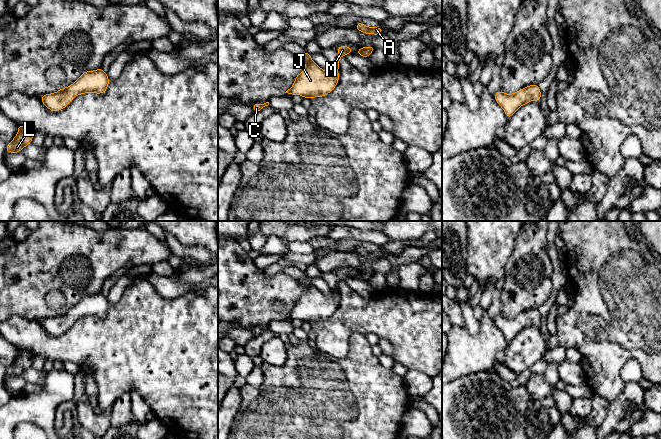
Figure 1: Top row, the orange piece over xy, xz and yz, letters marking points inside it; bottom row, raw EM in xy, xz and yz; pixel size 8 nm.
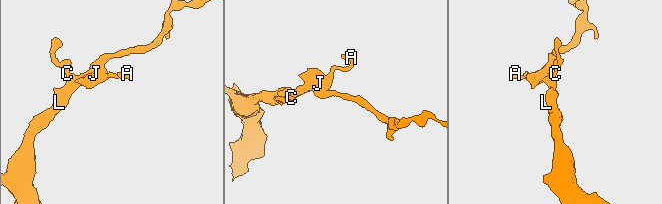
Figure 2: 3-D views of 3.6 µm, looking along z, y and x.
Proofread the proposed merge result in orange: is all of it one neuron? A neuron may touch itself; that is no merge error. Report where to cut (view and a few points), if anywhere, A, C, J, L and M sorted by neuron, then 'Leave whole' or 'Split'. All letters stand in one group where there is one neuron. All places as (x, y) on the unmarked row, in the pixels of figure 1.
No split. Groups: A C J L M. Leave whole

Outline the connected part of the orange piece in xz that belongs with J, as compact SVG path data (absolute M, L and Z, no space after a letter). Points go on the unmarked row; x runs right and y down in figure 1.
M341 269L337 273L338 282L336 288L331 291L330 296L325 296L312 283L307 275L298 282L306 288L305 293L299 297L294 304L291 313L285 317L291 320L299 318L303 322L315 322L328 319L339 306L339 285L346 278L351 278L353 273L350 270Z

